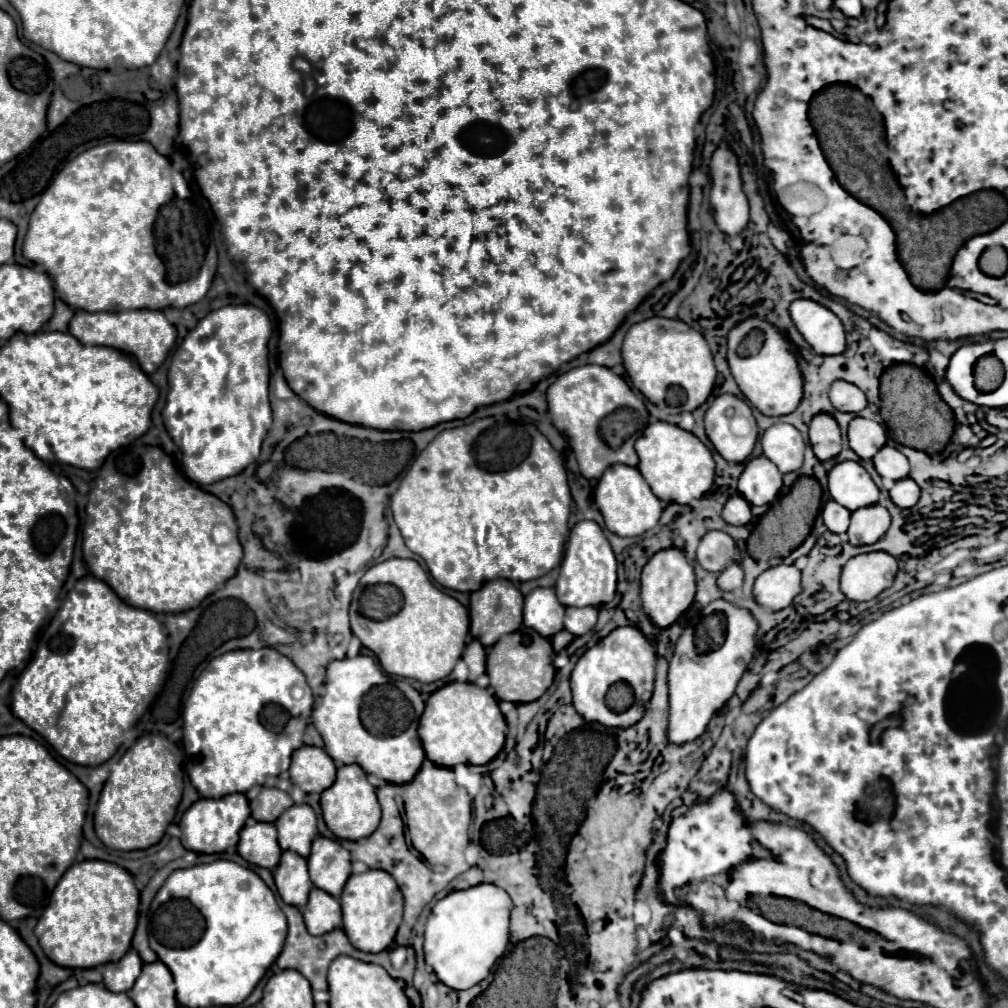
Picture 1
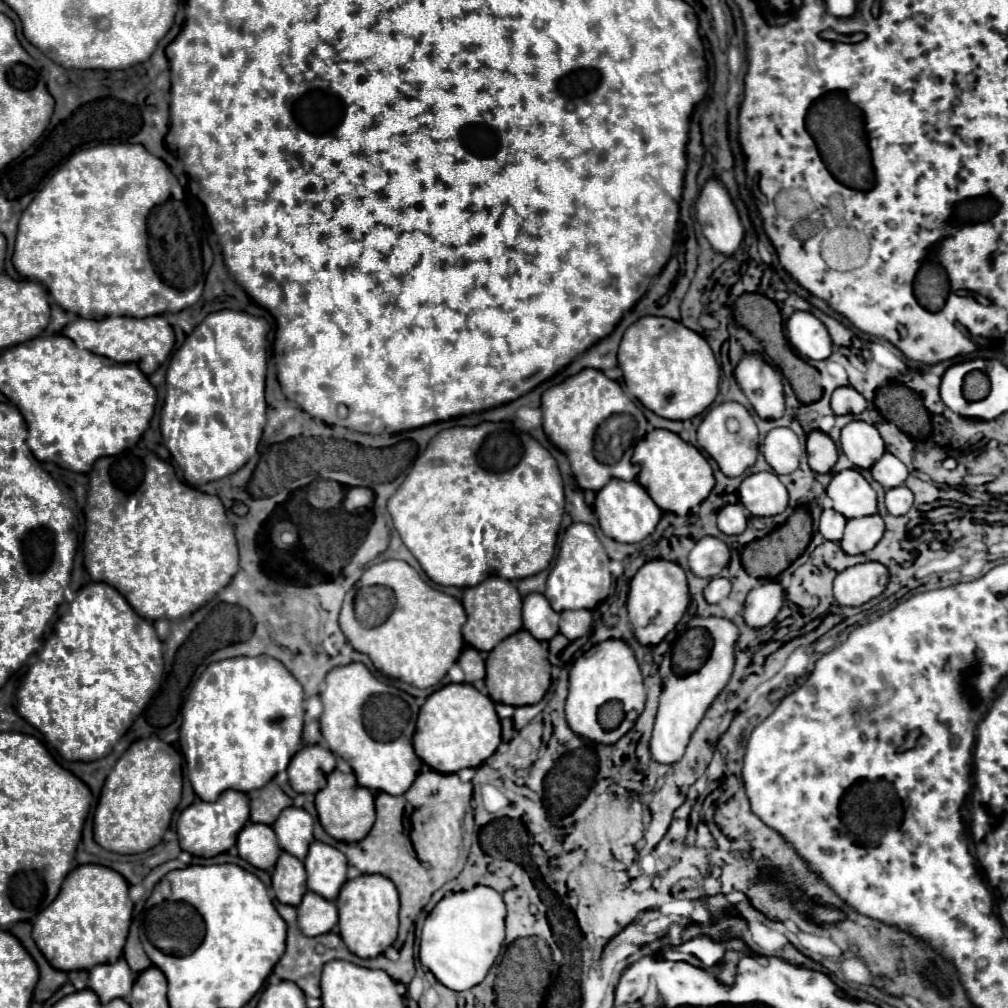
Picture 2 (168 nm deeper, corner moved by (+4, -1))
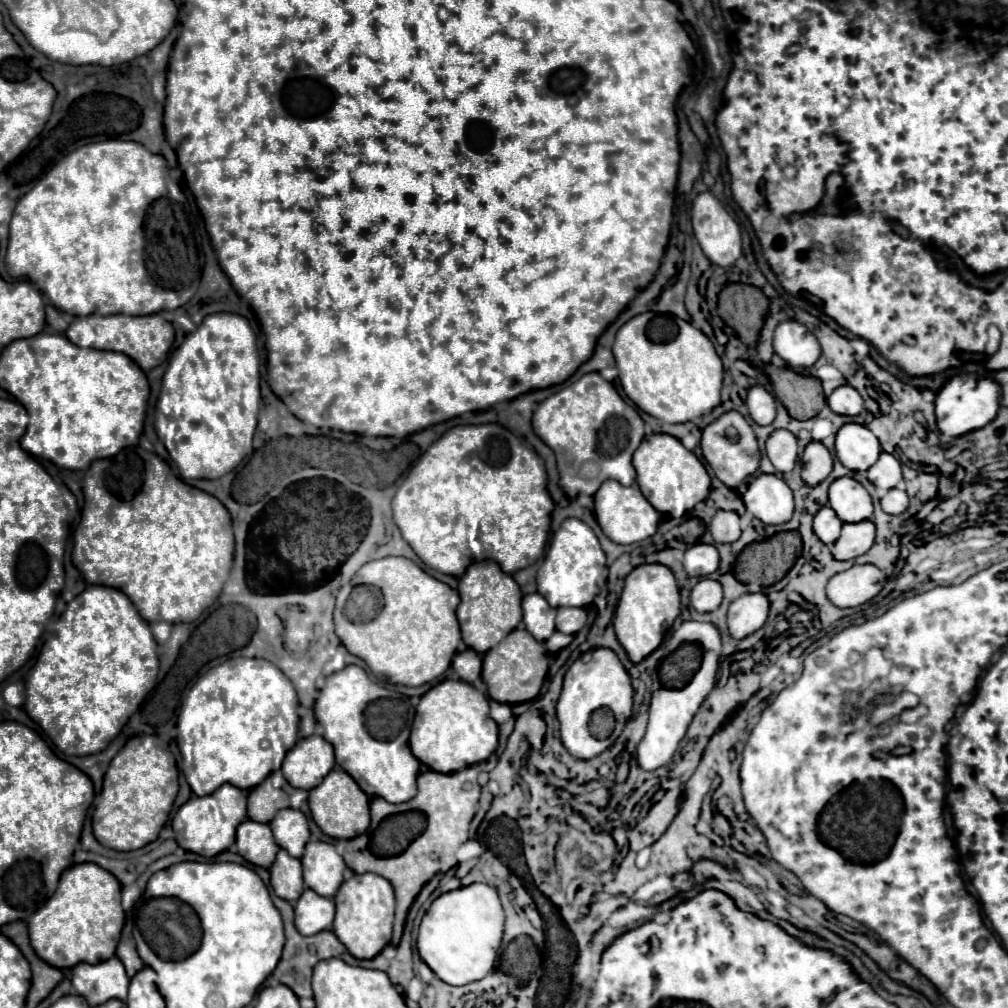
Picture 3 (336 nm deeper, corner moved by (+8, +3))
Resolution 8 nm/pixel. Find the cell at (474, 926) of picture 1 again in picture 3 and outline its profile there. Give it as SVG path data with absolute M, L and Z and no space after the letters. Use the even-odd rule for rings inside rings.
M470 884L442 894L424 914L418 932L420 958L432 972L450 986L464 986L484 978L498 956L504 932L504 910L496 888L488 884Z

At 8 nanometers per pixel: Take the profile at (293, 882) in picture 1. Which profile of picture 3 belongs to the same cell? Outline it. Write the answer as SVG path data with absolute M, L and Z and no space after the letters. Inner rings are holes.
M280 850L276 862L270 868L270 884L274 888L274 894L282 900L294 902L296 898L300 898L300 894L304 892L300 860L286 854L286 850Z

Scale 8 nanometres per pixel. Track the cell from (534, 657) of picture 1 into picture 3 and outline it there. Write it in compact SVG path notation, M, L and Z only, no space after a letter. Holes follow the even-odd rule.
M516 628L514 632L510 632L498 646L494 646L494 650L488 650L484 656L482 680L488 686L488 696L496 702L520 704L520 702L534 700L544 684L546 674L548 674L546 648L542 642L532 638L524 628ZM496 648L512 648L512 650L508 652L508 650L496 650Z

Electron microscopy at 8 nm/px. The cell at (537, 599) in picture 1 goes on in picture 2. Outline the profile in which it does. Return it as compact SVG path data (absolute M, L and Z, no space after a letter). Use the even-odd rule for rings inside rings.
M534 592L524 598L522 620L524 620L524 628L536 640L550 640L558 634L560 614L548 606L548 600L544 598L544 594Z

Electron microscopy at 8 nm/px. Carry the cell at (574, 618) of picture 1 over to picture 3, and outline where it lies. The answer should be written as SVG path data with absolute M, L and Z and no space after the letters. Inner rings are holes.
M558 608L556 630L562 634L576 634L586 624L584 608Z

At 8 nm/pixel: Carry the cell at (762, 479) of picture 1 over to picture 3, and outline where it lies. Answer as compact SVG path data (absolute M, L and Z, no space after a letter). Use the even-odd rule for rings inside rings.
M774 474L756 476L742 496L746 510L770 526L790 522L794 514L792 490Z

